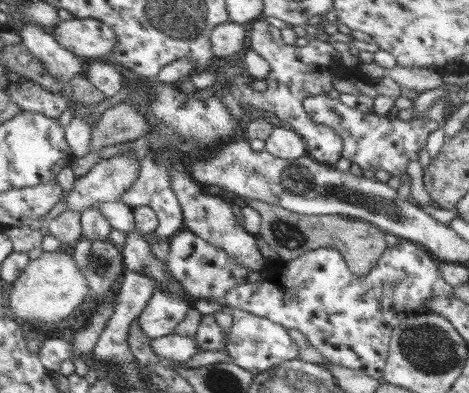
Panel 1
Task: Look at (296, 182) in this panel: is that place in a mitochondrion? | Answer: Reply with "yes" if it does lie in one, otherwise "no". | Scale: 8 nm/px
yes

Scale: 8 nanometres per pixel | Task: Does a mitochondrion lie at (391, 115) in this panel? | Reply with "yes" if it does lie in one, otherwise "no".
no

